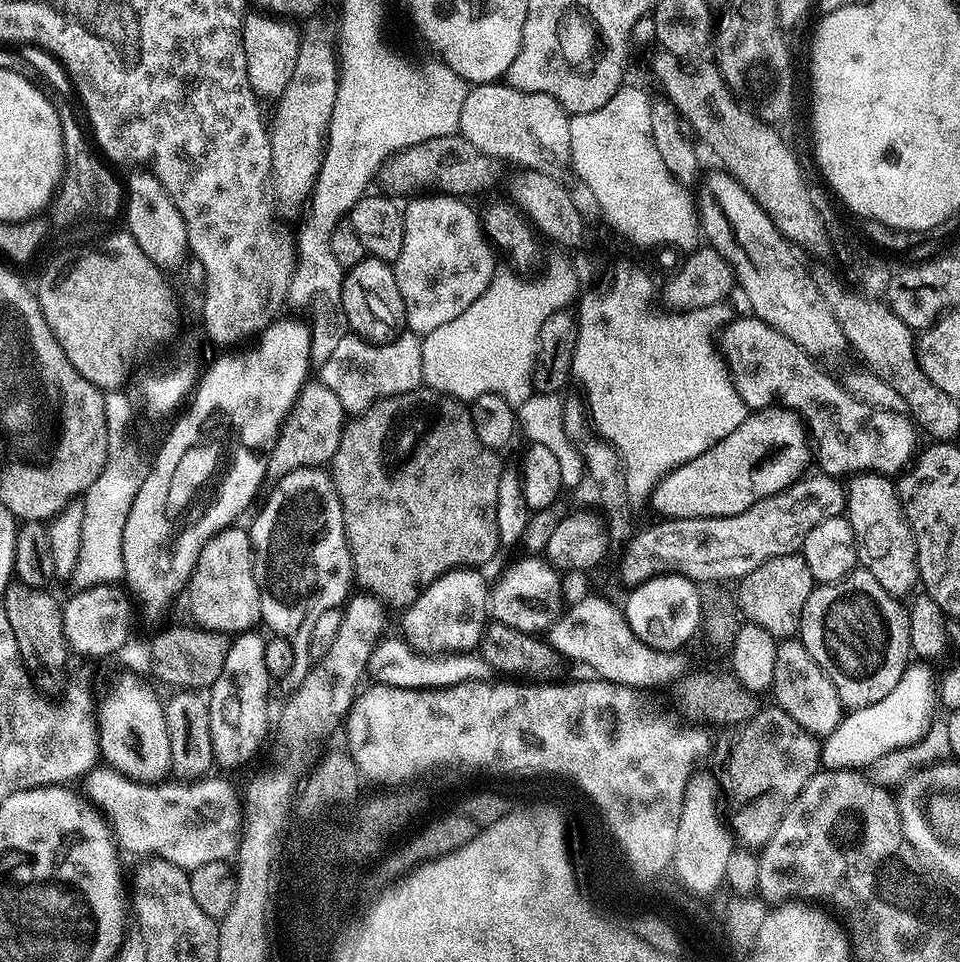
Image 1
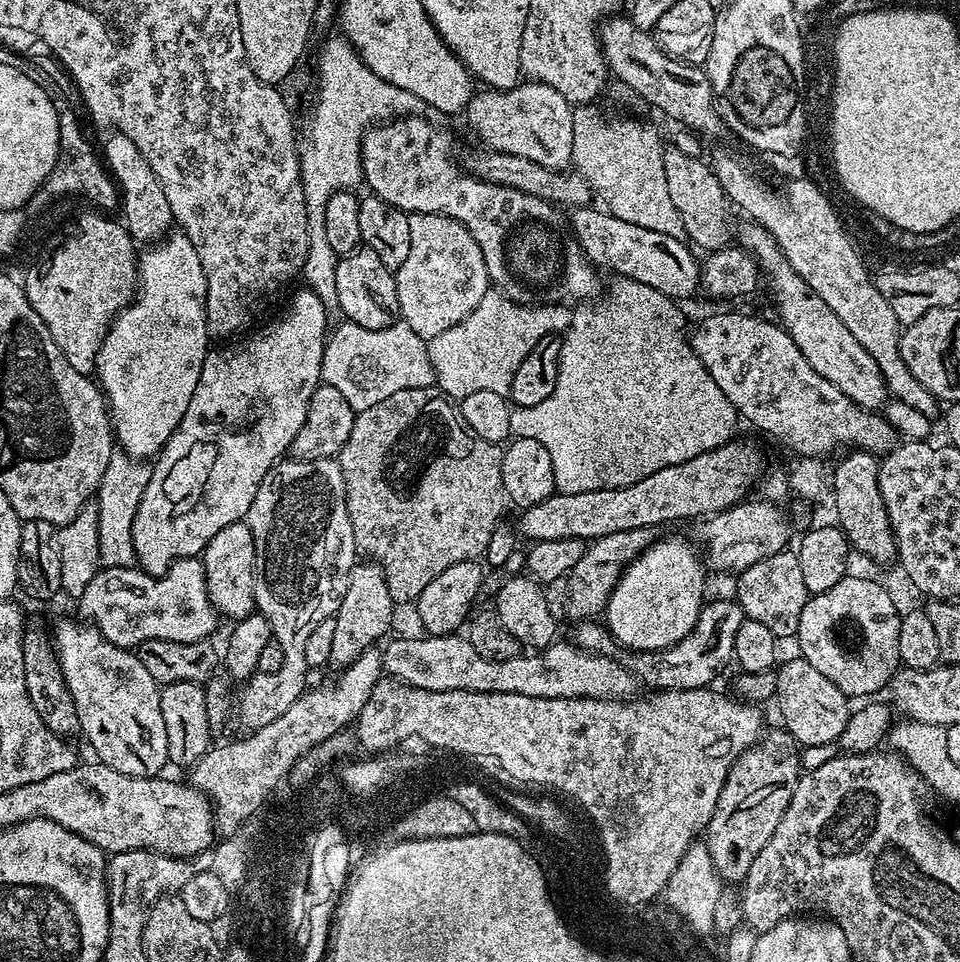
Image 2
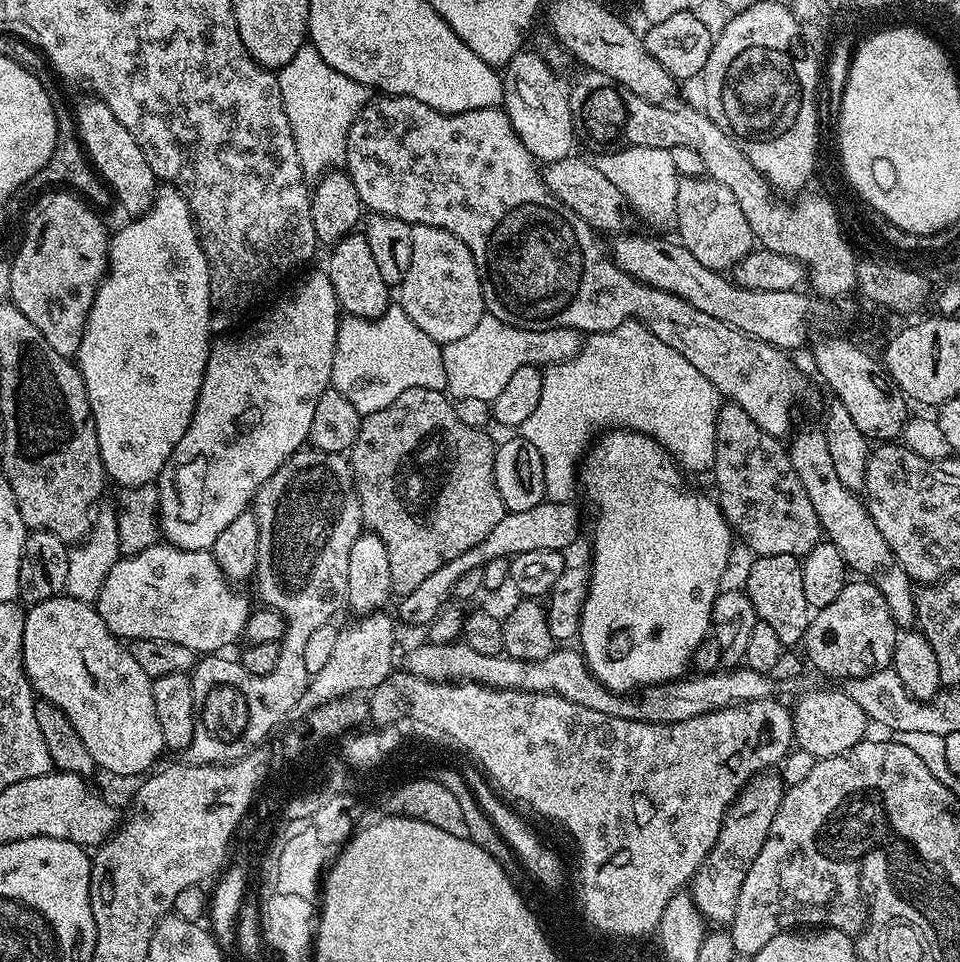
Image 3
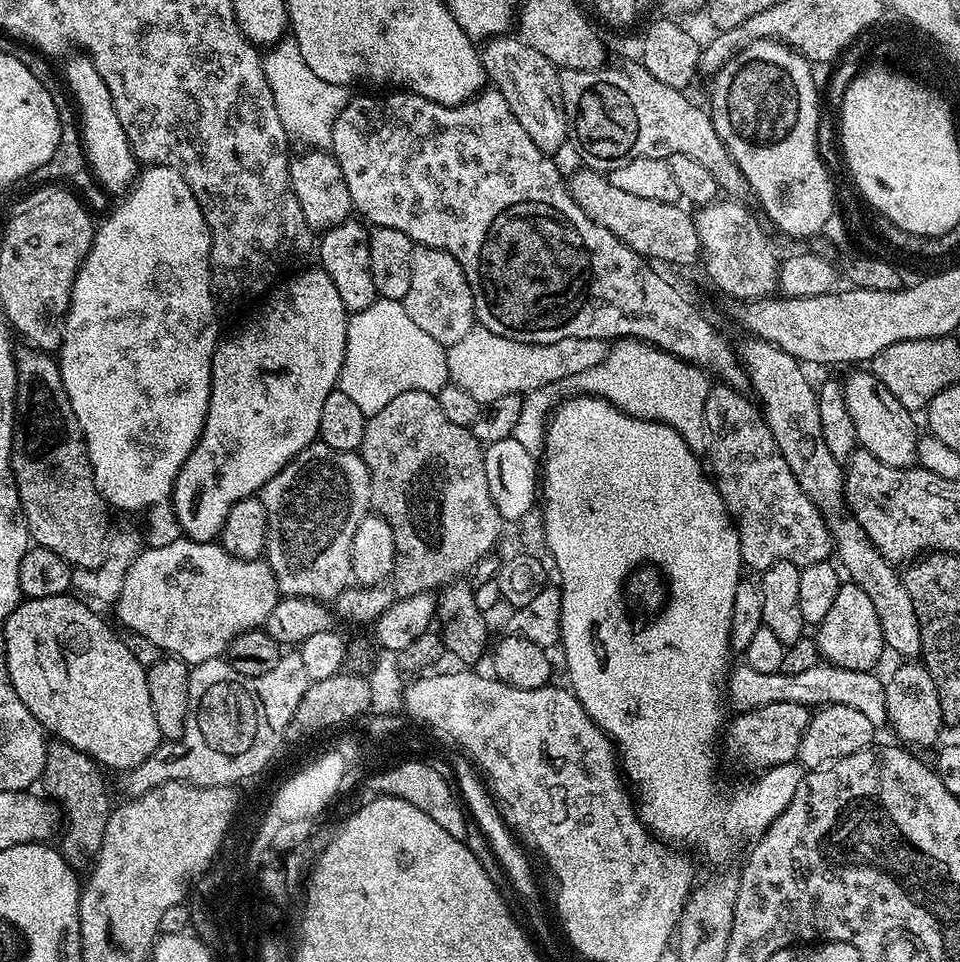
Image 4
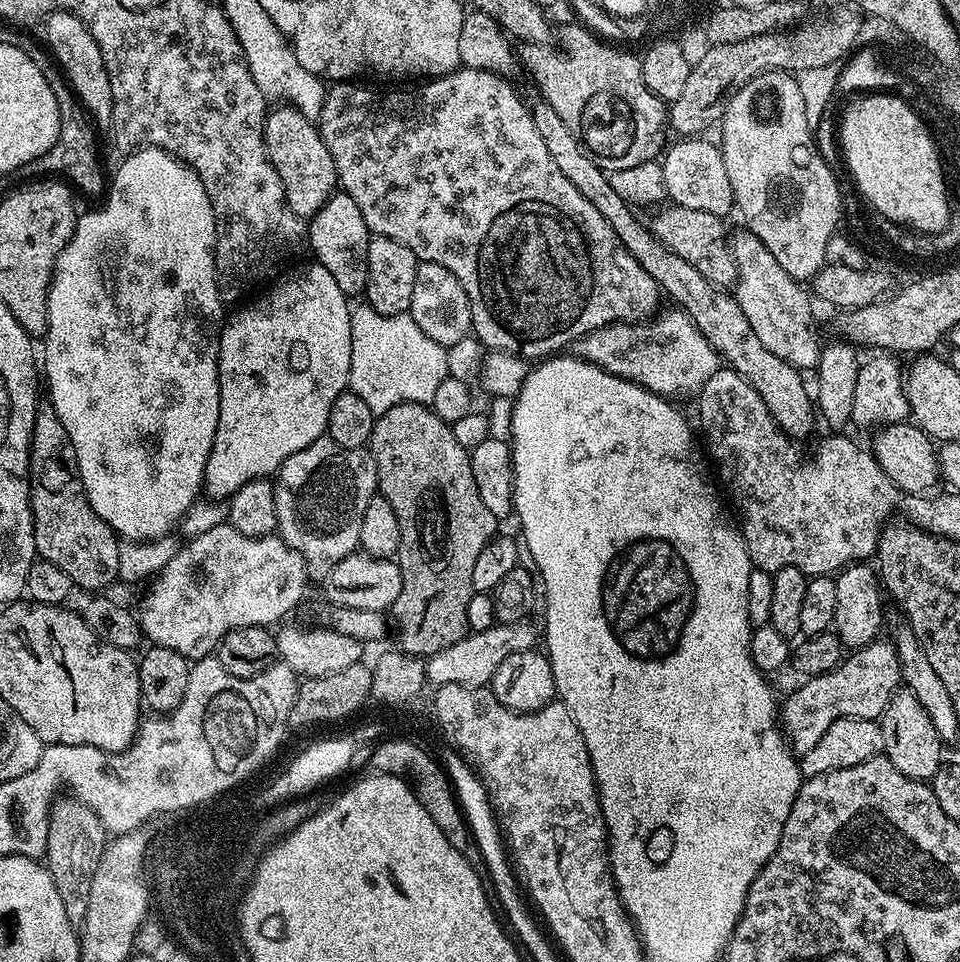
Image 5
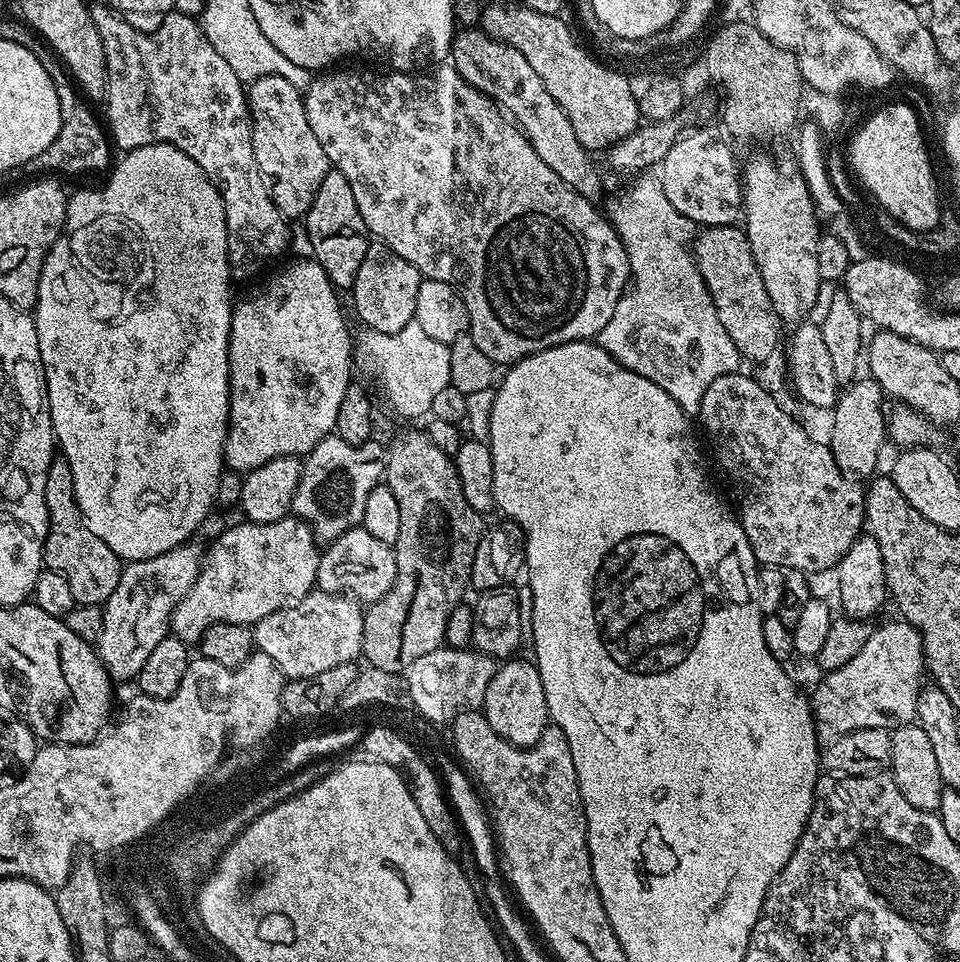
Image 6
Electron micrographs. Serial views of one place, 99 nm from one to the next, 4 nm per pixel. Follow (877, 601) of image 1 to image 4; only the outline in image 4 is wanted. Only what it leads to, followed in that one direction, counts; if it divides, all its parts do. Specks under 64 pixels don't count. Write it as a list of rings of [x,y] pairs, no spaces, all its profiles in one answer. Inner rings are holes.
[[[851,582],[841,583],[838,598],[830,606],[826,618],[815,629],[814,639],[821,657],[835,668],[871,672],[883,656],[886,656],[886,645],[878,614],[874,614],[874,605],[866,598],[866,590]]]

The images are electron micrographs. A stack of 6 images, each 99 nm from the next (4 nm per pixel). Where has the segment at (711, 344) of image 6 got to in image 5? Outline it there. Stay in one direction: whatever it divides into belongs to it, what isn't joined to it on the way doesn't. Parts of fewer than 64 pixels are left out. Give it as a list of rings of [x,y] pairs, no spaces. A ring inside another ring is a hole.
[[[675,306],[669,309],[652,319],[602,326],[575,341],[575,355],[665,398],[695,397],[722,367],[722,357],[687,314]]]

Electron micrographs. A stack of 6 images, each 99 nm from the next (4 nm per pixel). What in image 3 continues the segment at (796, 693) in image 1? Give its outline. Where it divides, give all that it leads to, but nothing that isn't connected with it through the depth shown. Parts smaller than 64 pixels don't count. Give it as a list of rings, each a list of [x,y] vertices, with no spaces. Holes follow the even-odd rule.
[[[820,688],[817,692],[808,692],[794,707],[792,731],[799,751],[808,752],[814,758],[837,756],[850,750],[855,744],[865,739],[864,732],[870,728],[870,721],[864,711],[843,690],[831,692],[828,688]]]

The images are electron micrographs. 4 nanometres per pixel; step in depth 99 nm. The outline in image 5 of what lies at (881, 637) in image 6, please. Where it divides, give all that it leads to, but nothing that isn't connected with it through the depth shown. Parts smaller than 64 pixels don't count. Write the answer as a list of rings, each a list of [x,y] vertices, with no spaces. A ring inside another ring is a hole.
[[[873,642],[855,649],[832,672],[821,676],[809,676],[801,688],[783,697],[778,708],[778,720],[782,731],[797,757],[810,754],[818,746],[818,738],[842,718],[862,718],[879,721],[892,696],[901,687],[900,662],[896,646],[891,642]]]

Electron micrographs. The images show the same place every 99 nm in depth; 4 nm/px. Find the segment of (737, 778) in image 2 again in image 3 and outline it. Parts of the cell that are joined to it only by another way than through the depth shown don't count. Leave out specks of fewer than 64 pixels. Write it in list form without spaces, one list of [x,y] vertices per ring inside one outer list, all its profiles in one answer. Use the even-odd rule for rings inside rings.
[[[776,774],[761,775],[751,786],[739,789],[721,823],[718,838],[708,851],[703,869],[694,877],[694,899],[705,921],[712,923],[713,920],[713,925],[731,925],[736,917],[736,903],[742,882],[746,882],[746,874],[750,866],[754,866],[754,858],[758,858],[758,850],[762,850],[762,842],[766,842],[766,834],[780,809],[786,785],[779,775],[772,775]]]

